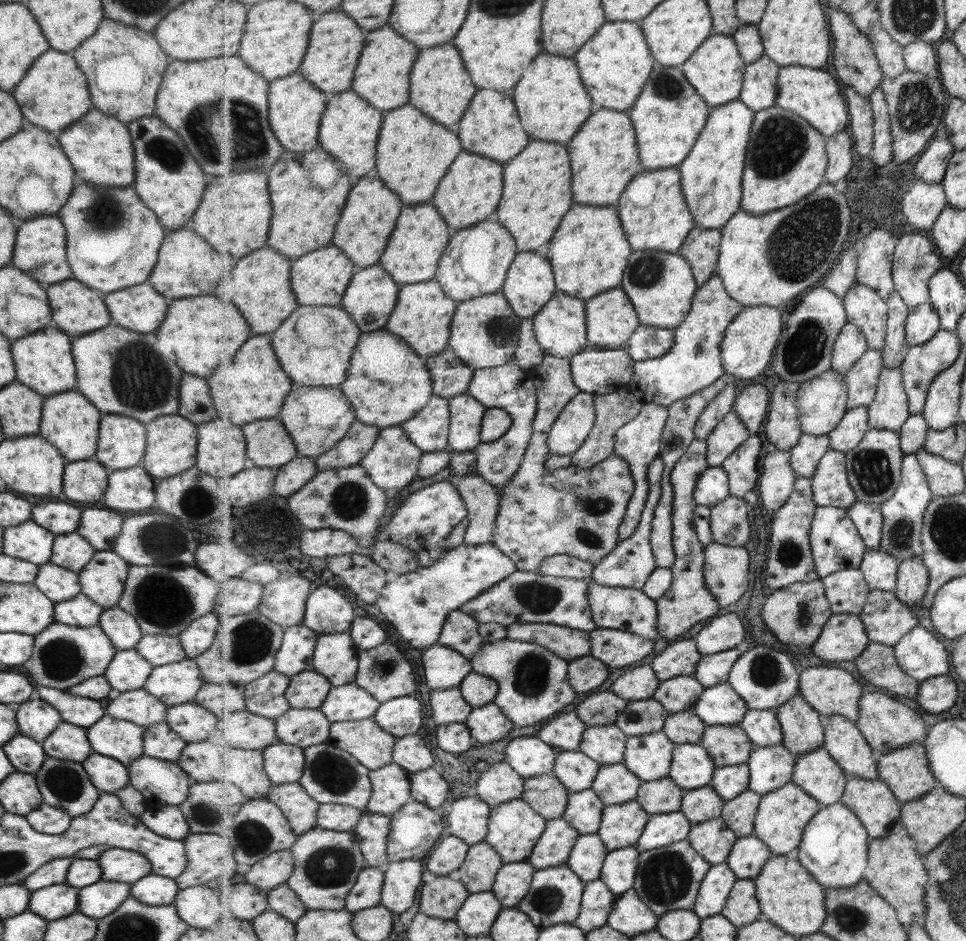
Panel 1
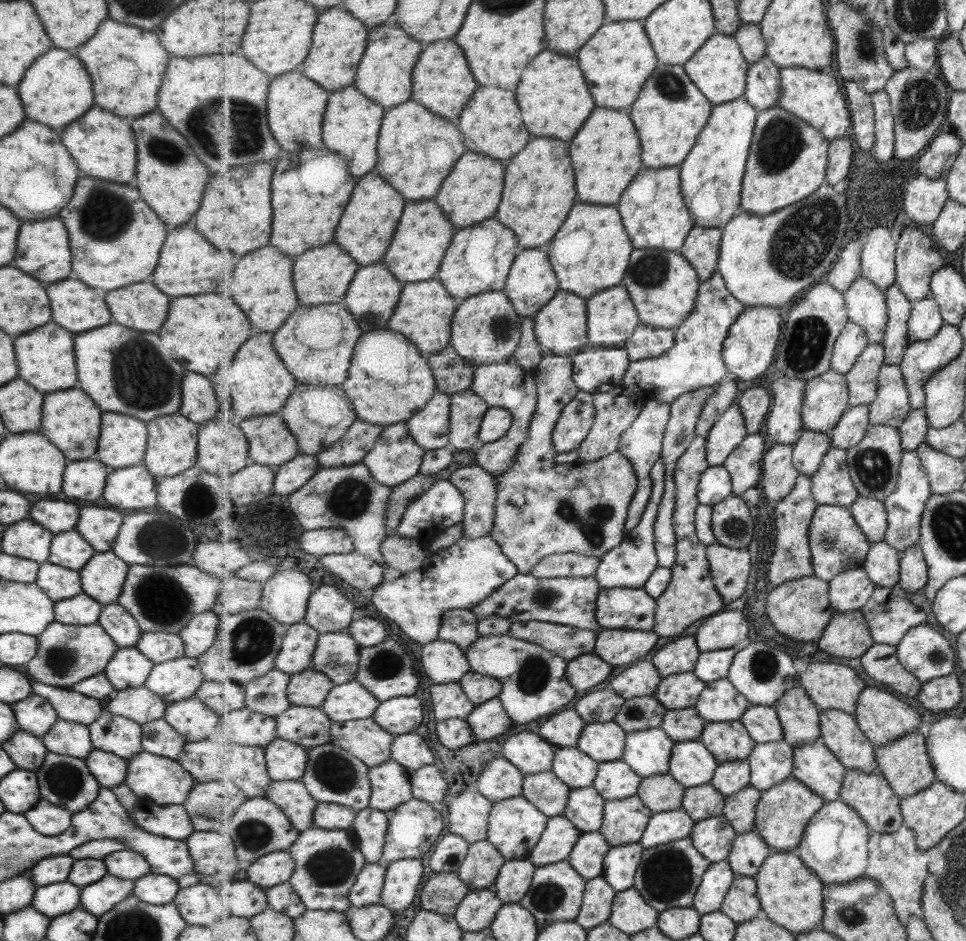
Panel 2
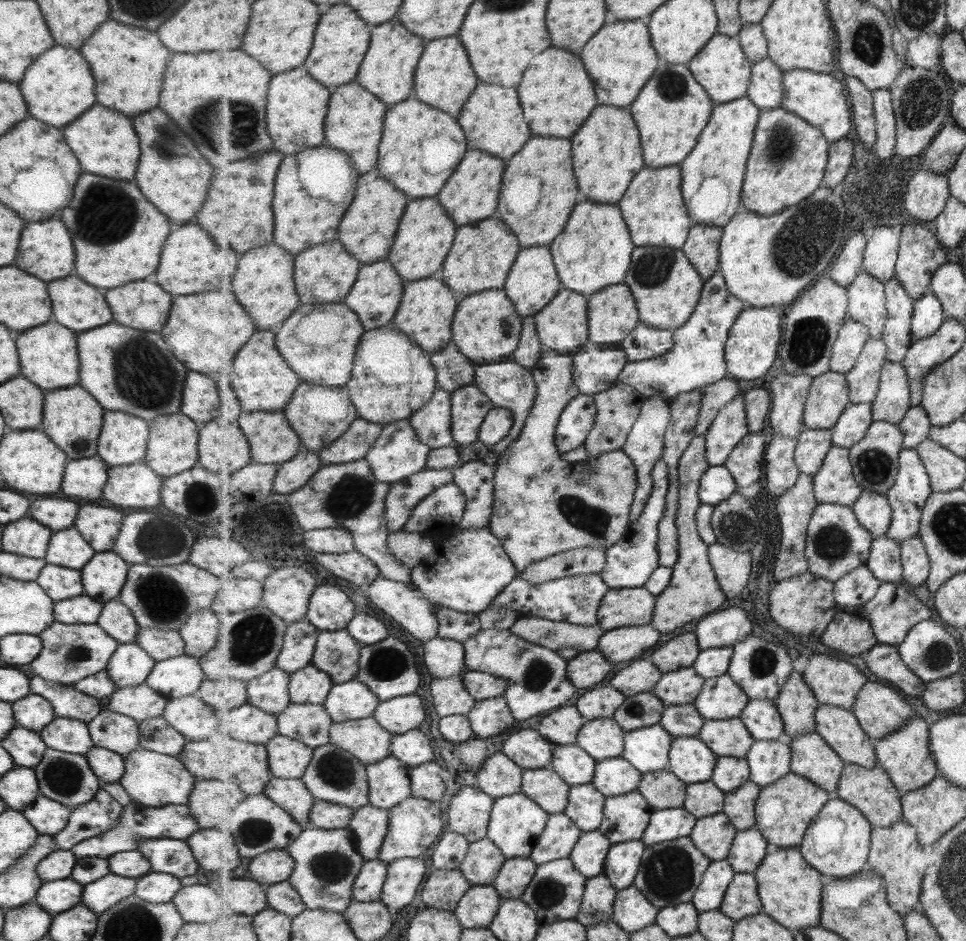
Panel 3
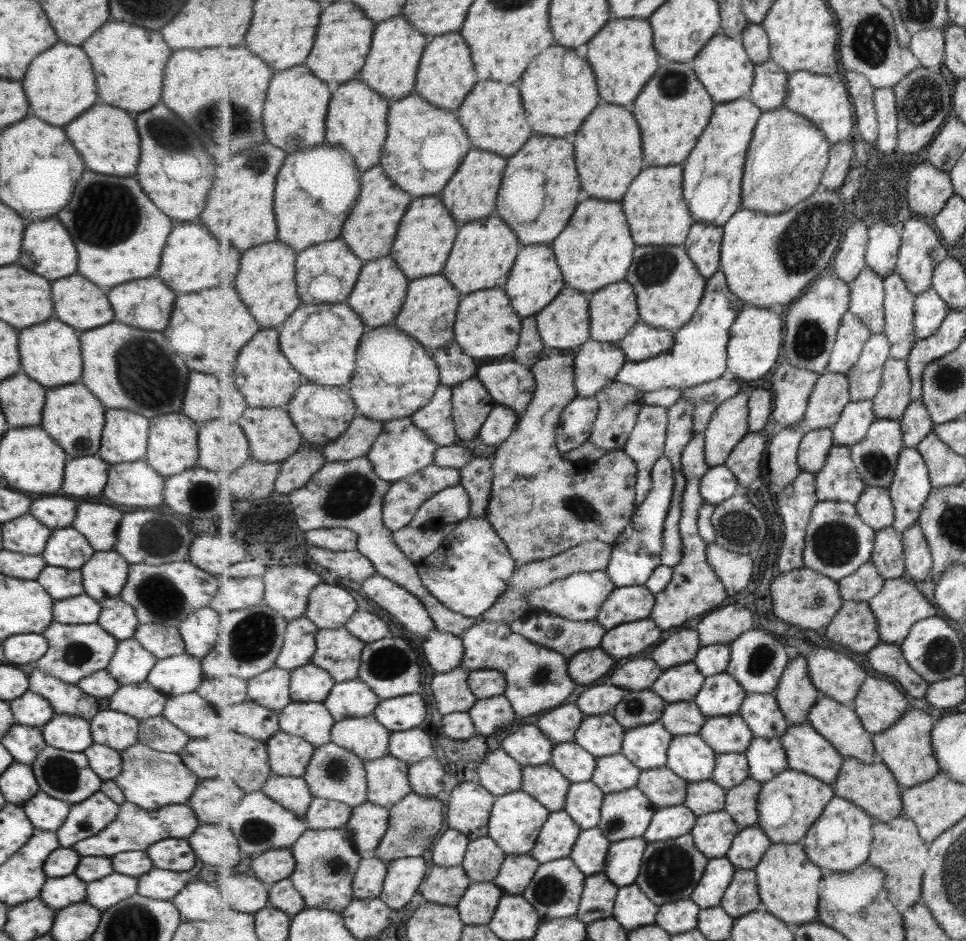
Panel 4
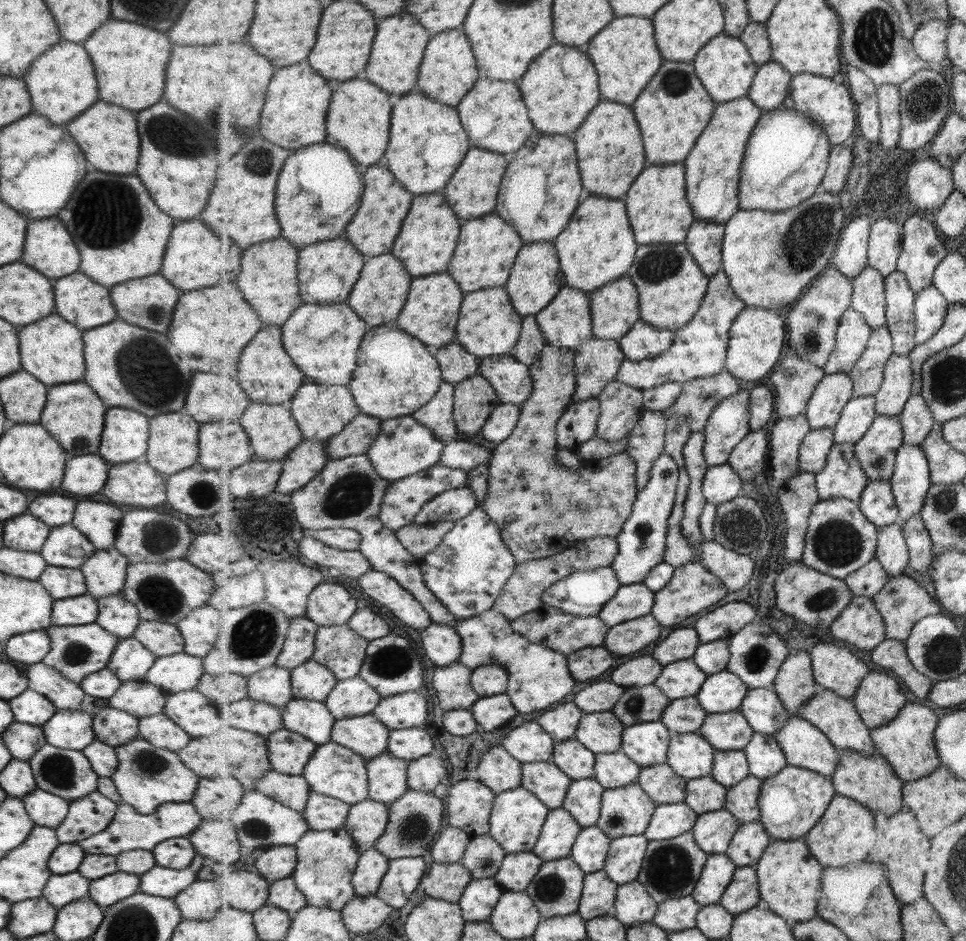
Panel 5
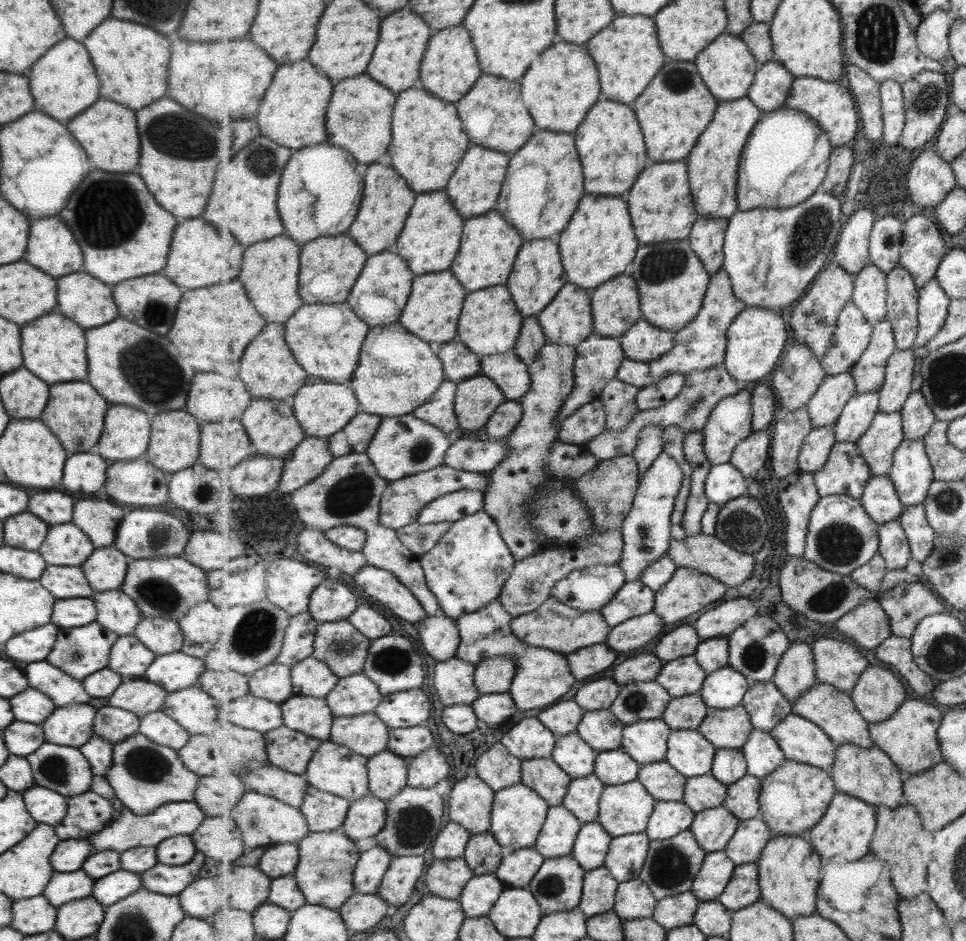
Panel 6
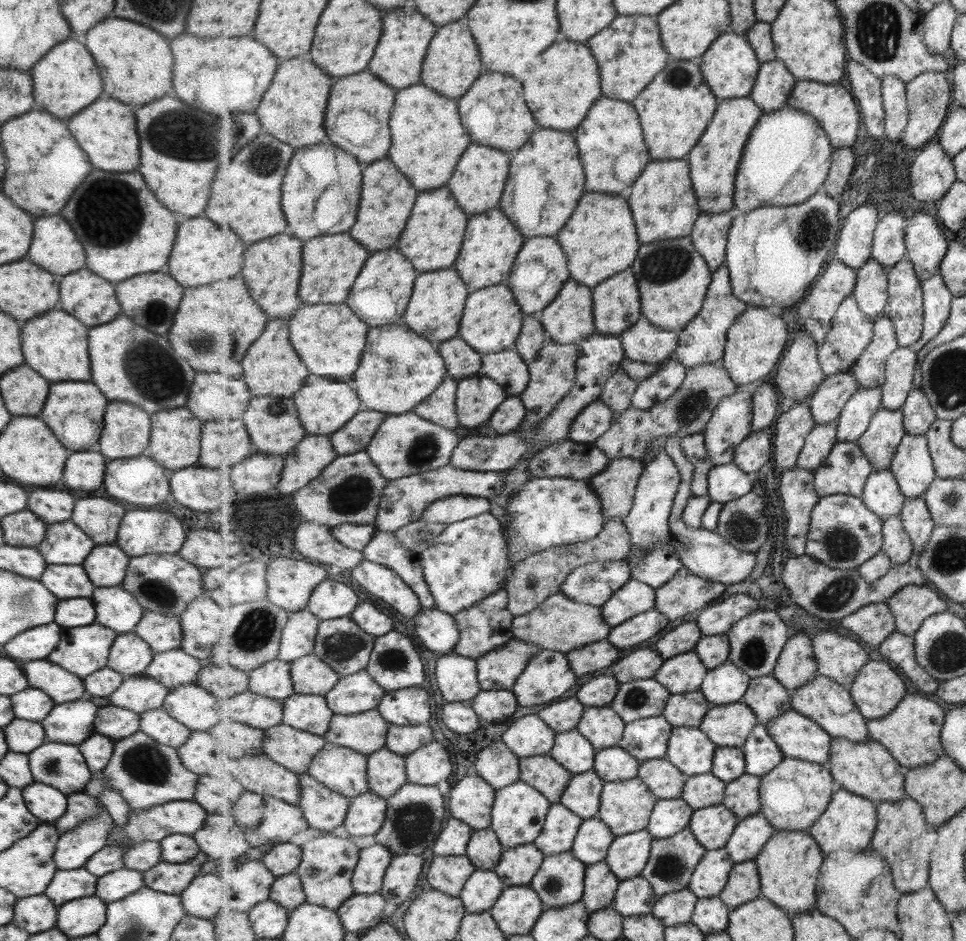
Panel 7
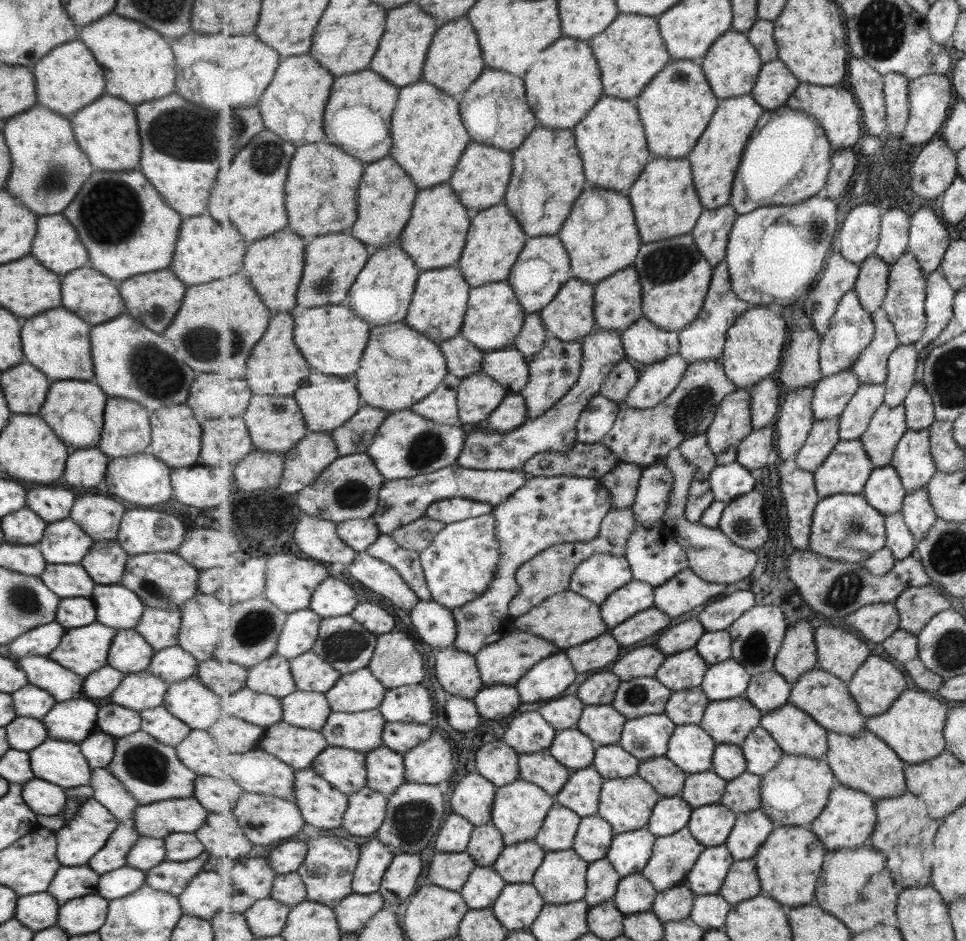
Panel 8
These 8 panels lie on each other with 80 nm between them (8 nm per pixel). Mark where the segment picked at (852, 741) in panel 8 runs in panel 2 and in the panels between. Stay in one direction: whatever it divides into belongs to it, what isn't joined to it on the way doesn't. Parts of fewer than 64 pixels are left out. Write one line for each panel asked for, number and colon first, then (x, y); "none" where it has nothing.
2: (880, 806)
3: (871, 790)
4: (873, 787)
5: (871, 780)
6: (869, 773)
7: (868, 769)

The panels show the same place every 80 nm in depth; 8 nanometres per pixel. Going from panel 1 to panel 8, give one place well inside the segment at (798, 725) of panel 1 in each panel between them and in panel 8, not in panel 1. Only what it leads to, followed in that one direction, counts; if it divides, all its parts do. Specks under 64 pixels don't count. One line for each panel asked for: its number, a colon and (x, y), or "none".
2: (800, 716)
3: (797, 703)
4: (797, 694)
5: (796, 685)
6: (796, 674)
7: (797, 665)
8: (799, 654)

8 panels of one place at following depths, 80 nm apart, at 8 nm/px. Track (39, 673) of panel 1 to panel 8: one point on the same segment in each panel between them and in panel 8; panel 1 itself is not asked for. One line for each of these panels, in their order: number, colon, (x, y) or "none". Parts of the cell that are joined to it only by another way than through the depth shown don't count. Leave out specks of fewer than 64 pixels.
2: (66, 654)
3: (68, 653)
4: (74, 651)
5: (75, 652)
6: (77, 652)
7: (80, 651)
8: (83, 650)

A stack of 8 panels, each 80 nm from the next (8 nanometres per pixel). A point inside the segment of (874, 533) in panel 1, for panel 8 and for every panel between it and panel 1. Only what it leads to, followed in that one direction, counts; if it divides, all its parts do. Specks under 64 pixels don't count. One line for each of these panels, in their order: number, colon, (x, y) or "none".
2: (871, 513)
3: (874, 511)
4: (876, 507)
5: (878, 503)
6: (881, 499)
7: (882, 494)
8: (885, 490)

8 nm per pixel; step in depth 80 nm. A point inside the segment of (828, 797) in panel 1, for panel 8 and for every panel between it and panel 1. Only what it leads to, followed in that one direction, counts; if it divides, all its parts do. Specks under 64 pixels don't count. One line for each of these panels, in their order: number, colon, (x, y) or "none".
2: (814, 764)
3: (812, 757)
4: (808, 750)
5: (806, 745)
6: (801, 739)
7: (800, 737)
8: (797, 732)

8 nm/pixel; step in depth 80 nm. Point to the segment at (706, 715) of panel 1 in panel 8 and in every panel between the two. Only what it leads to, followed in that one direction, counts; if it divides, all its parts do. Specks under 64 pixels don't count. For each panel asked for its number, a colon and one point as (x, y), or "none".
2: (720, 702)
3: (721, 698)
4: (722, 695)
5: (723, 692)
6: (726, 688)
7: (726, 684)
8: (729, 679)

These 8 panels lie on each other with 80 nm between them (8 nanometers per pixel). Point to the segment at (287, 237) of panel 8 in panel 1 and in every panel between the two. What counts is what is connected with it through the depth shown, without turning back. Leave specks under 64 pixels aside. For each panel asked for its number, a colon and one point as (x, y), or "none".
1: (263, 289)
2: (264, 285)
3: (265, 284)
4: (267, 282)
5: (269, 280)
6: (271, 272)
7: (273, 270)

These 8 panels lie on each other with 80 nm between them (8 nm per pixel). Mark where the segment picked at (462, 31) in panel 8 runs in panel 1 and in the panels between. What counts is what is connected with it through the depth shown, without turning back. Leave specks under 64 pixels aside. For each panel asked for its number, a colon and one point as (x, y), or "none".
1: (441, 87)
2: (443, 80)
3: (445, 78)
4: (447, 74)
5: (449, 71)
6: (450, 68)
7: (452, 64)

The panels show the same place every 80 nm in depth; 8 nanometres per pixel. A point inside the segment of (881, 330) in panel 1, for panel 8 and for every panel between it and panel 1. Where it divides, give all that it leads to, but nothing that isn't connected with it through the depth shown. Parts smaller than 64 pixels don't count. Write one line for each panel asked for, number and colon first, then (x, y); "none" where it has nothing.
2: (867, 305)
3: (867, 294)
4: (868, 291)
5: (869, 298)
6: (871, 285)
7: (872, 287)
8: (873, 282)

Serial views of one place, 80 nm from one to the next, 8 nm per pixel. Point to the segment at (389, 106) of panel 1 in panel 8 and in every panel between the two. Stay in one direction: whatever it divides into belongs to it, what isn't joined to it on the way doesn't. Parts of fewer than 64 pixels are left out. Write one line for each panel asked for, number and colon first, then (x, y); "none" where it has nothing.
2: (386, 75)
3: (389, 69)
4: (392, 69)
5: (398, 55)
6: (397, 63)
7: (400, 57)
8: (401, 59)

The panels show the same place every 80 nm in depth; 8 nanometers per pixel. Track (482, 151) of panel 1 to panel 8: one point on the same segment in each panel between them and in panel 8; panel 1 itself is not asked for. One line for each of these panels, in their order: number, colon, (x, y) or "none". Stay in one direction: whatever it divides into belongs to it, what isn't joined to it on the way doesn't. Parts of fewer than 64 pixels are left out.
2: (493, 115)
3: (495, 113)
4: (494, 116)
5: (512, 125)
6: (493, 113)
7: (495, 112)
8: (495, 109)

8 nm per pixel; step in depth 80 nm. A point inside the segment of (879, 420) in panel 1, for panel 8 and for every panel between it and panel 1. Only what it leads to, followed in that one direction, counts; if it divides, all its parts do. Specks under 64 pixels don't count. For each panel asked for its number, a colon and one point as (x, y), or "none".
2: (892, 406)
3: (893, 401)
4: (894, 397)
5: (896, 390)
6: (894, 393)
7: (901, 366)
8: (903, 362)

